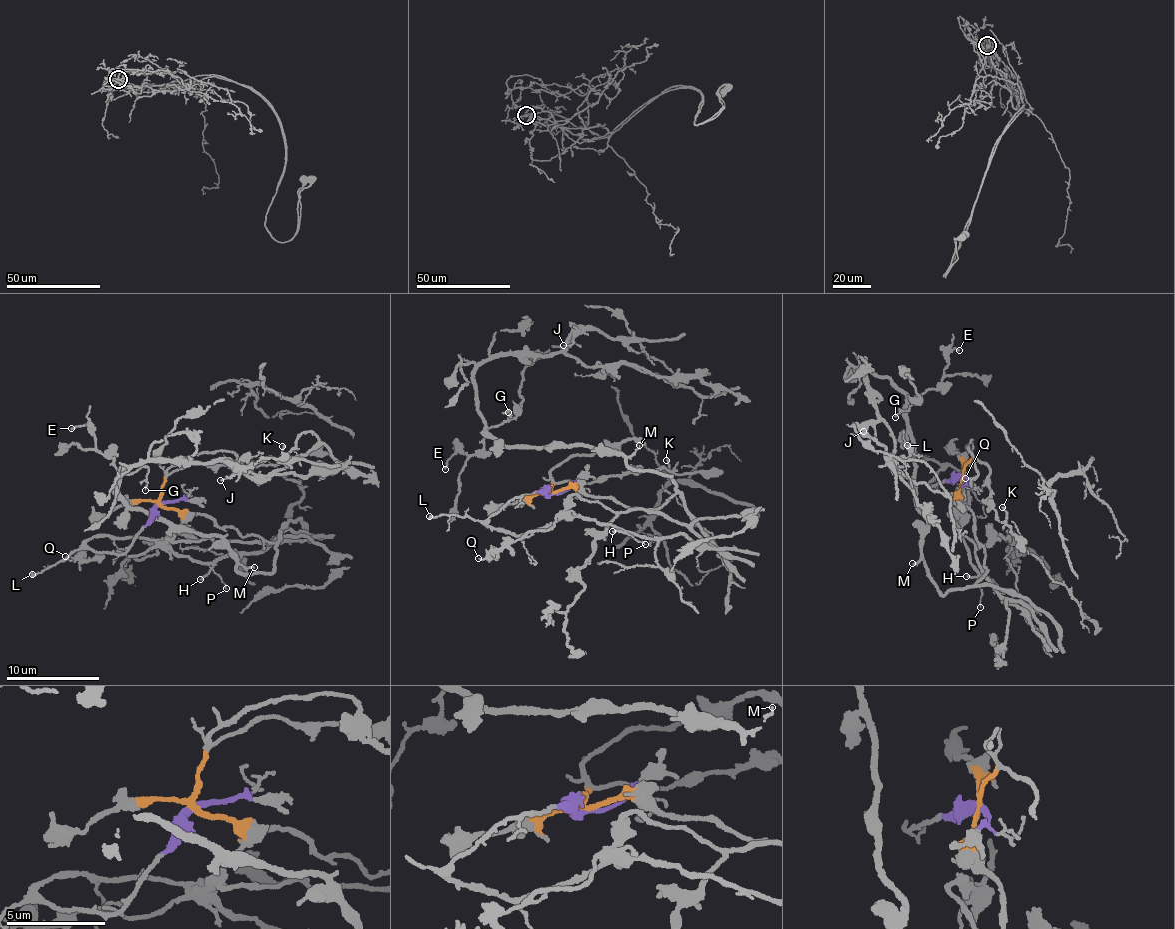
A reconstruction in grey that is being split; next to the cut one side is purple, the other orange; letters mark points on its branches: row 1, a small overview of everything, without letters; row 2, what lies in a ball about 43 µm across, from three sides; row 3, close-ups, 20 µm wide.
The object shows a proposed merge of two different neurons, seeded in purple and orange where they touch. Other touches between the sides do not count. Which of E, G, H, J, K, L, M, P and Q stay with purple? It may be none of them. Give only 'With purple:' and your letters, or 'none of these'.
With purple: H, L, P, Q

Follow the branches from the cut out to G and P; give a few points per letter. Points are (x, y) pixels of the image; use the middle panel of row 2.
G: (551, 492), (578, 486), (647, 510), (676, 481), (611, 448), (500, 442), (485, 429), (507, 413)
P: (553, 491), (532, 492), (517, 498), (497, 512), (487, 523), (521, 534), (578, 516), (609, 523), (646, 544)

